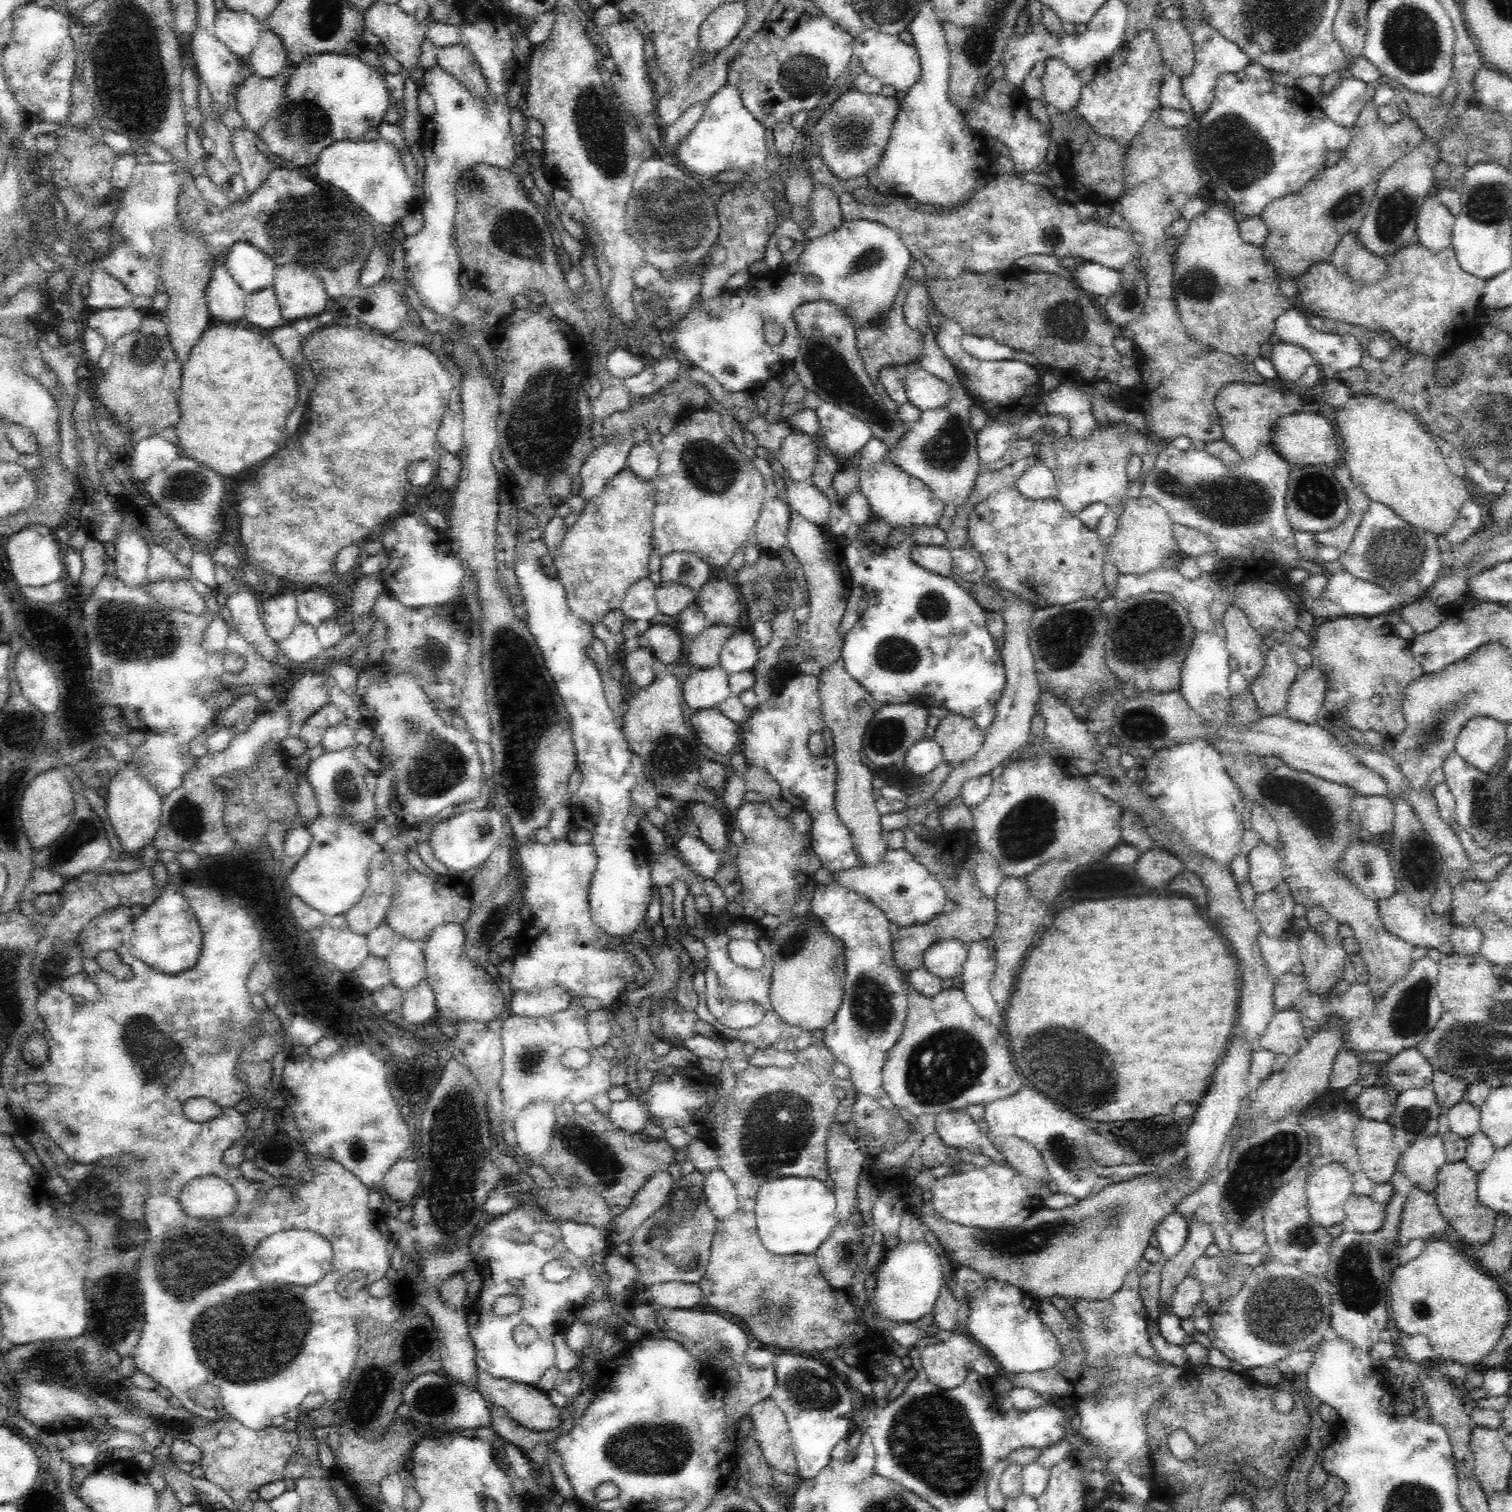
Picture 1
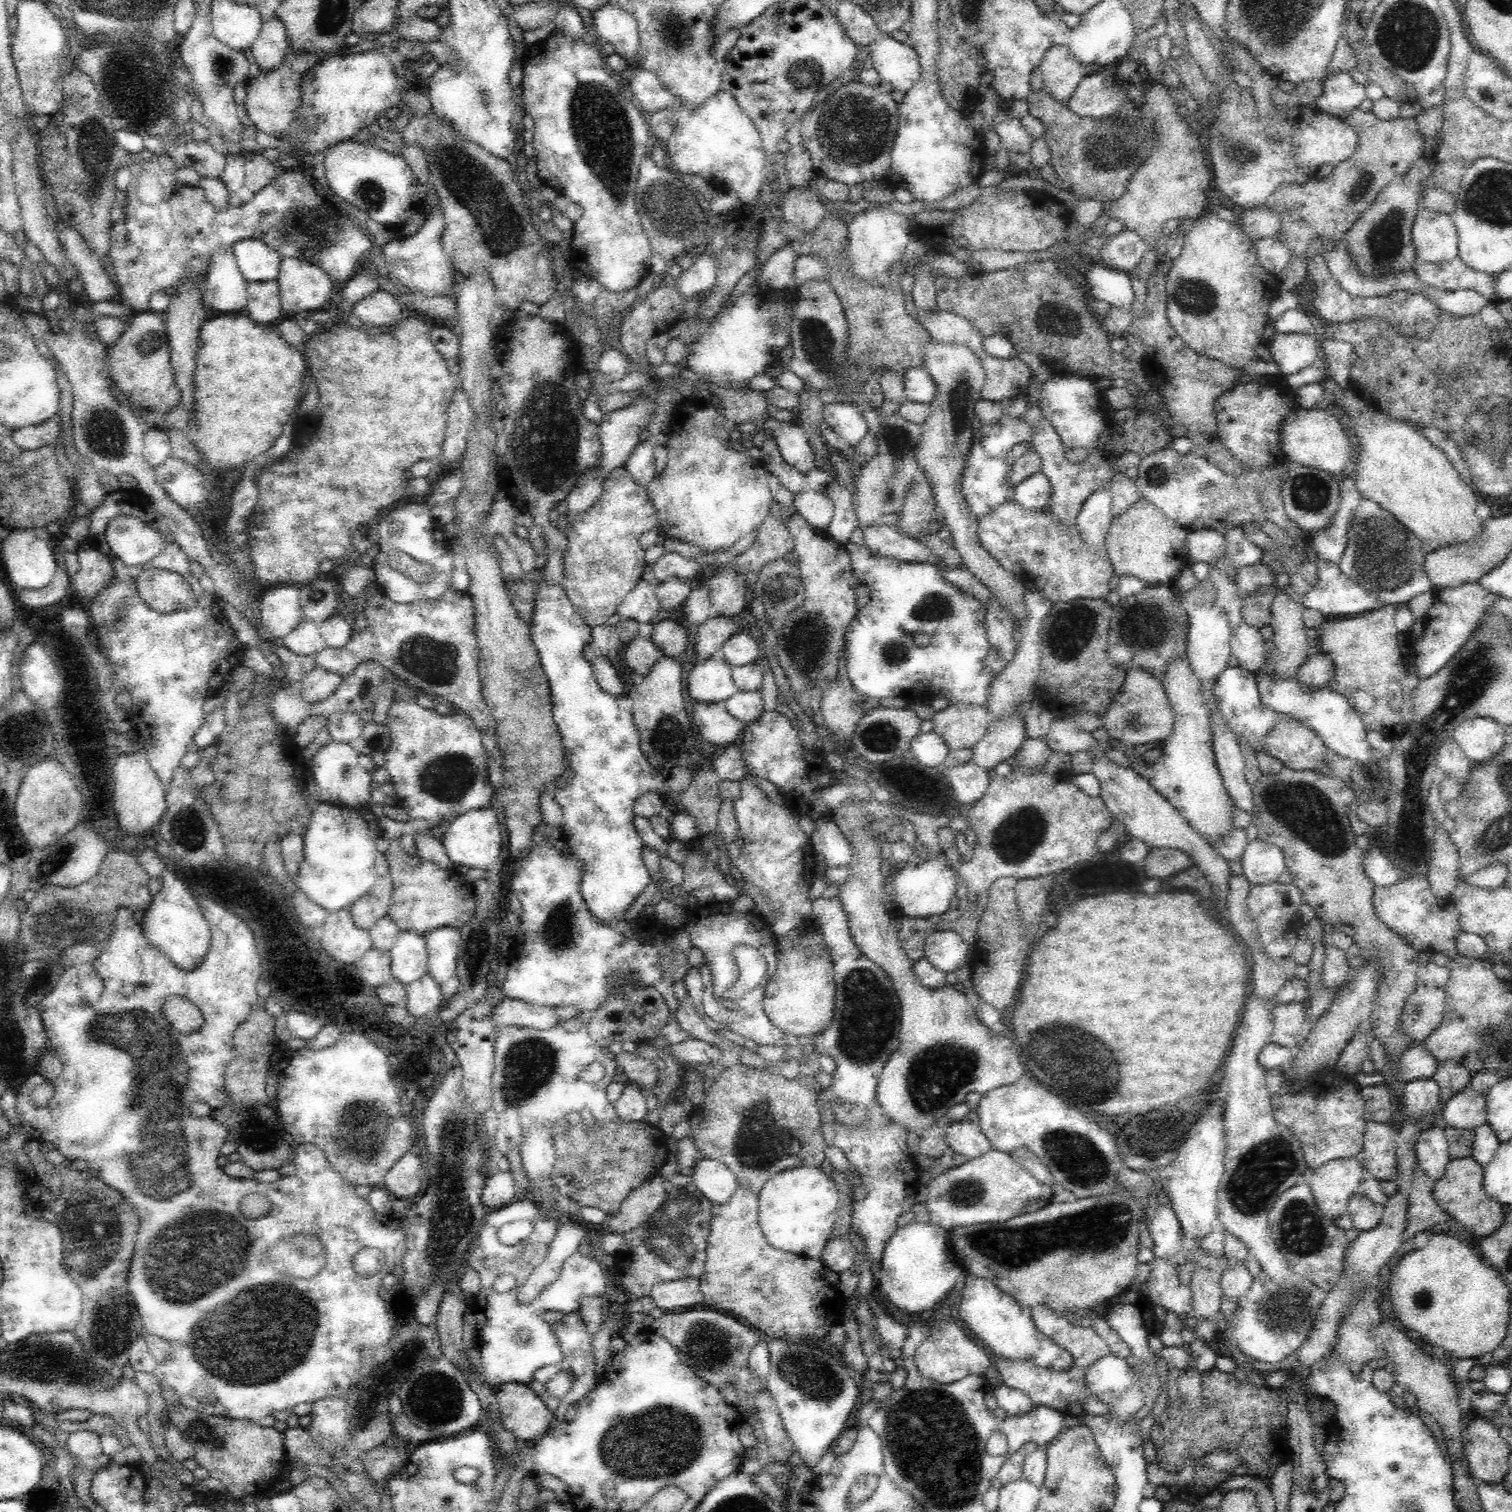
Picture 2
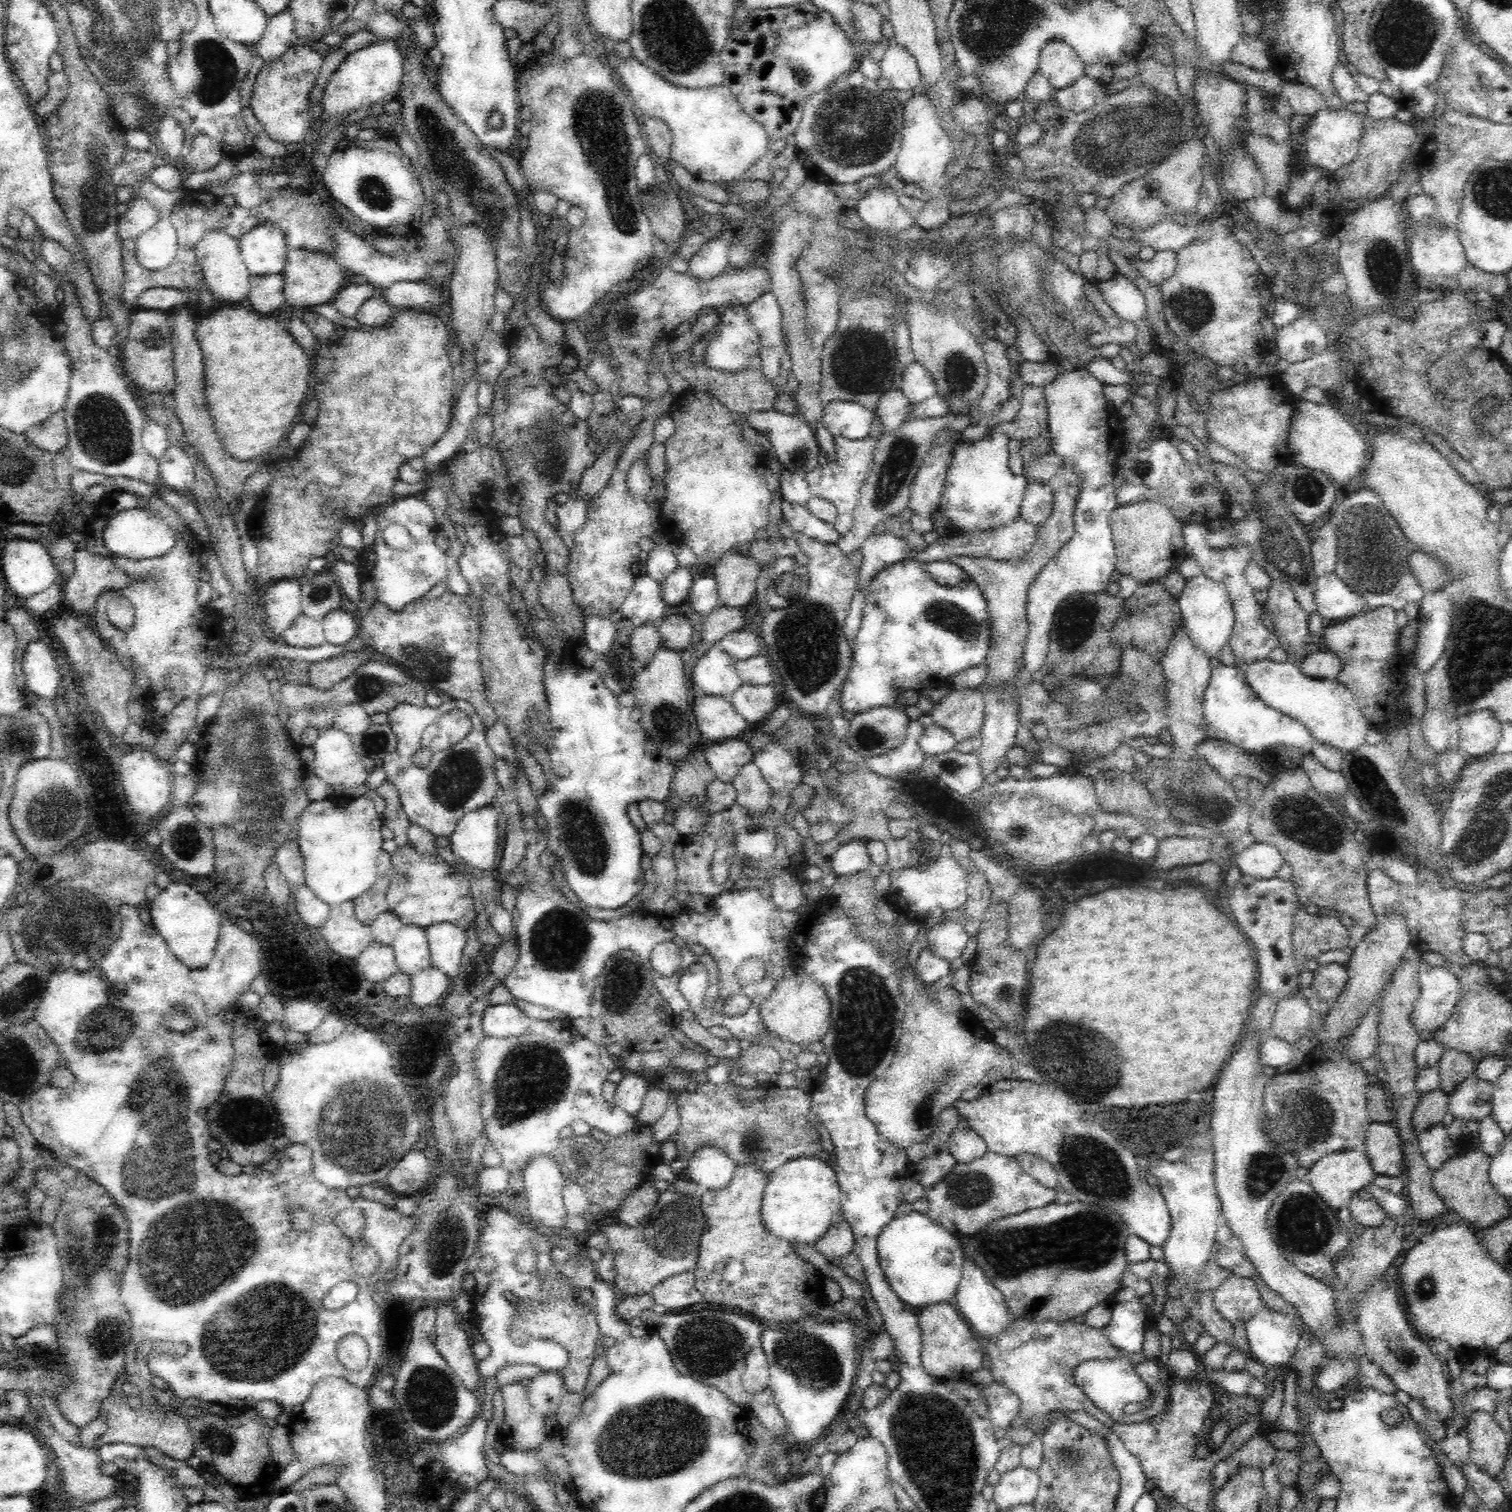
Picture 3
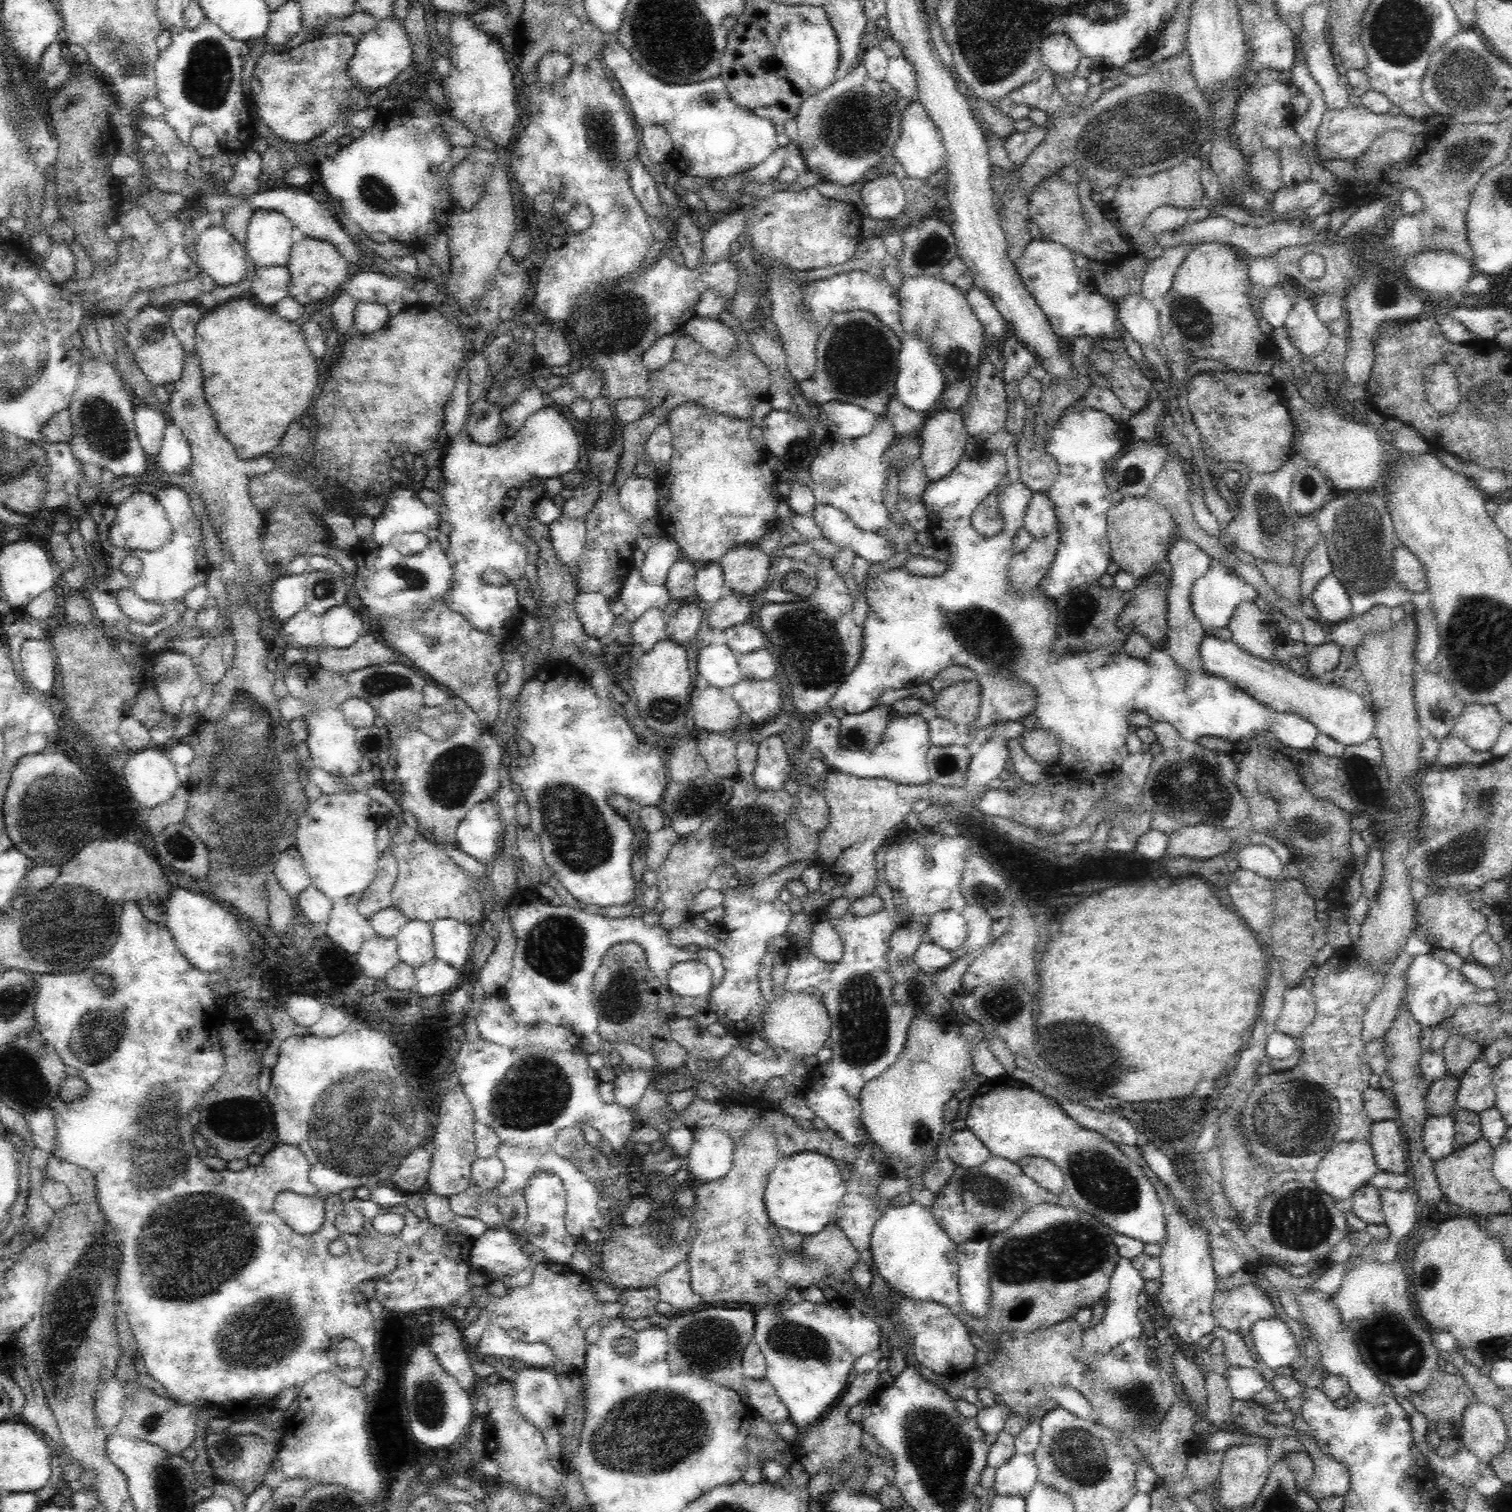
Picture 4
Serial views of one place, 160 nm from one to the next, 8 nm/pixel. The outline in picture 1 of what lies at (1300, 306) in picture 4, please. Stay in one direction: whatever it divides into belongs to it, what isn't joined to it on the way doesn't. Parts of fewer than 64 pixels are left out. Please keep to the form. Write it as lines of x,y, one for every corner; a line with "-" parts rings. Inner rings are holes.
1280,341
1273,345
1272,355
1269,358
1277,372
1278,379
1288,383
1296,383
1299,376
1314,364
1312,355
1306,349

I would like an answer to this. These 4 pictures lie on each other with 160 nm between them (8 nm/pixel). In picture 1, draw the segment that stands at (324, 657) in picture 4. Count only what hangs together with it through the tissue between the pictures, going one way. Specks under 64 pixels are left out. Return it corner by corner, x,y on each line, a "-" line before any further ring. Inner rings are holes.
325,673
299,675
290,691
281,696
283,706
292,723
304,723
314,712
330,703
328,690
324,685

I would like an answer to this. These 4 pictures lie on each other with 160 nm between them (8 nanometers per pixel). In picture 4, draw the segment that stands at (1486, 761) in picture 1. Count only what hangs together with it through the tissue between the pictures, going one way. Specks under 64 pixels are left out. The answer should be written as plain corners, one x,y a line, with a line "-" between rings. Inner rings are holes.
1465,705
1451,734
1464,740
1475,751
1489,751
1502,730
1503,721
1499,711
1492,705

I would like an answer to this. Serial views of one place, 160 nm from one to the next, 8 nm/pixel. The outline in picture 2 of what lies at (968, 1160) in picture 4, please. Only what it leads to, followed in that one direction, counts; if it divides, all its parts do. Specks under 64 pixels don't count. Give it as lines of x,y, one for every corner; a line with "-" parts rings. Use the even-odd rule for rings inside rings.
972,1116
960,1121
950,1121
945,1141
956,1154
973,1159
990,1152
993,1148
987,1136
980,1130
978,1121

